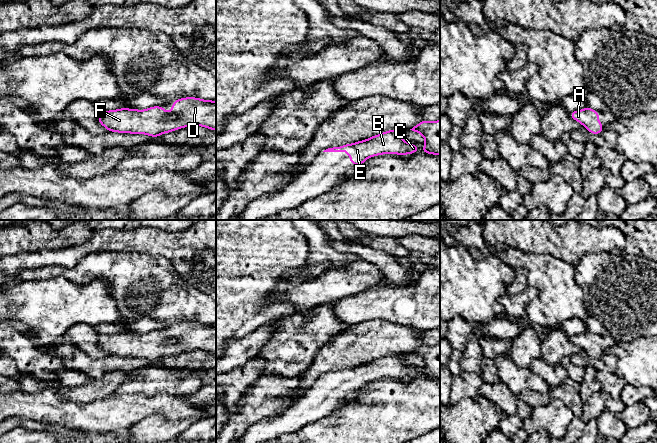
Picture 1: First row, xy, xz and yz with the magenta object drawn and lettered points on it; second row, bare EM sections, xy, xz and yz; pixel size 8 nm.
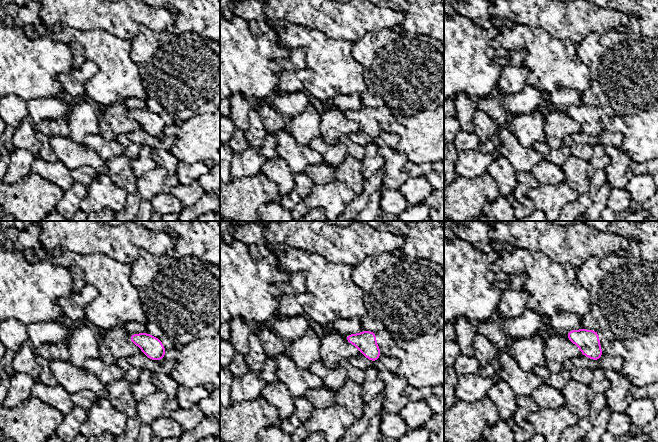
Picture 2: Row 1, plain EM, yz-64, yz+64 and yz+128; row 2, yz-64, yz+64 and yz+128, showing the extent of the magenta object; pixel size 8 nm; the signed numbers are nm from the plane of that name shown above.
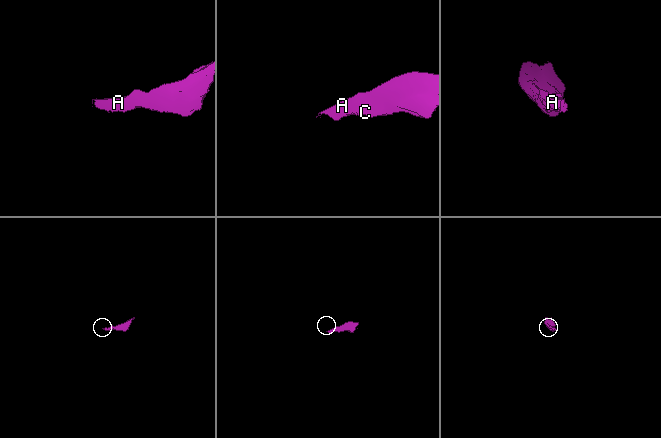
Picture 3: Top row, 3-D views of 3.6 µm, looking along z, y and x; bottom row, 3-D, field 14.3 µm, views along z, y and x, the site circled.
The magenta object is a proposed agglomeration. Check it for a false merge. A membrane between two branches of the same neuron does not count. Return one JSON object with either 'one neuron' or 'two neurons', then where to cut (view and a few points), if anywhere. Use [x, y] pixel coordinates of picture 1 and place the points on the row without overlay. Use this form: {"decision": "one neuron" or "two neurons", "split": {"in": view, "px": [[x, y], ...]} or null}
{"decision": "one neuron", "split": null}

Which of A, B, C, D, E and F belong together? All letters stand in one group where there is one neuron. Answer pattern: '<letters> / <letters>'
A B C D E F

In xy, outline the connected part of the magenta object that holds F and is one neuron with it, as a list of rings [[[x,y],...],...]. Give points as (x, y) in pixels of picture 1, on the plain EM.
[[[186,321],[174,324],[170,337],[162,330],[145,334],[120,332],[101,334],[97,342],[109,356],[146,358],[150,361],[195,349],[216,355],[216,325]]]

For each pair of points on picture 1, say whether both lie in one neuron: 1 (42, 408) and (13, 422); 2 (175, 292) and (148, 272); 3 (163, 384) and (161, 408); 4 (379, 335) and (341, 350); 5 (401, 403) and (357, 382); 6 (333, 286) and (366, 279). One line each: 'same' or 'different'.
1: different
2: same
3: different
4: same
5: different
6: same

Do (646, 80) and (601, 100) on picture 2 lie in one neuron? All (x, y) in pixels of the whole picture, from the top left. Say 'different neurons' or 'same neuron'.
same neuron

